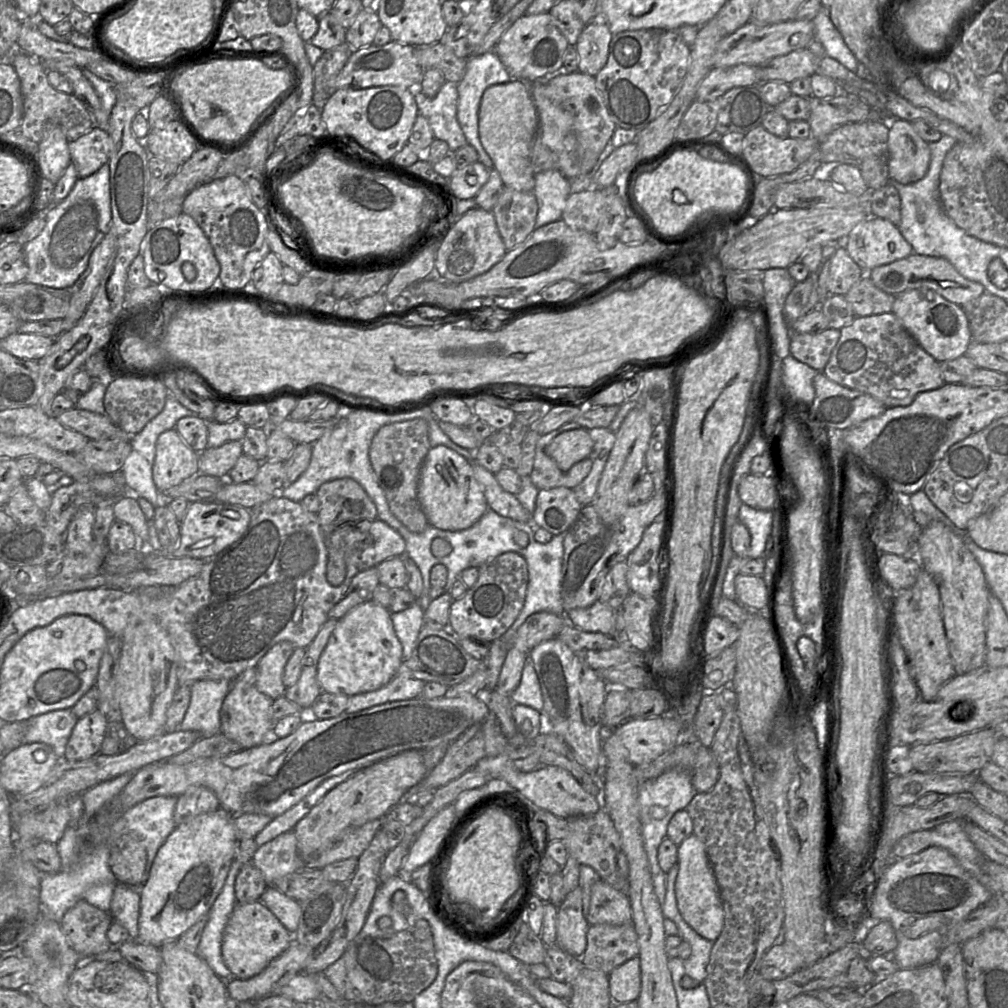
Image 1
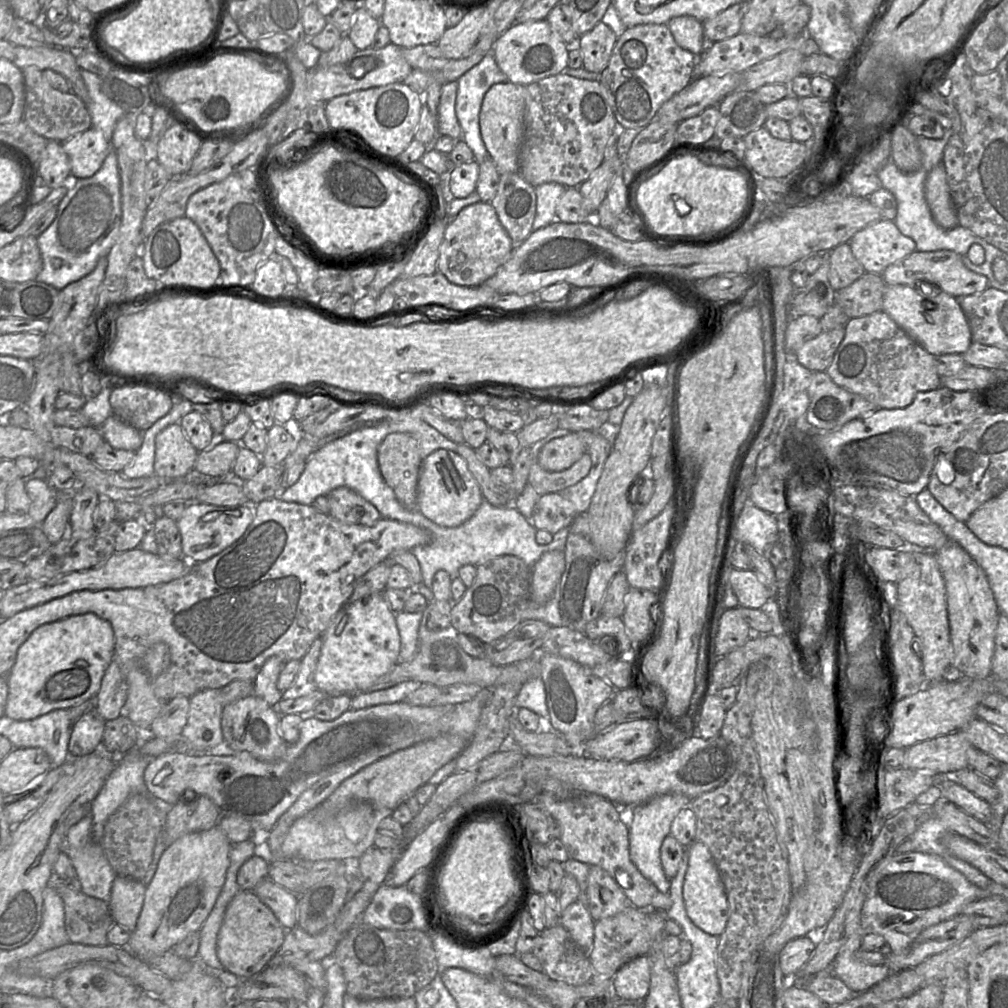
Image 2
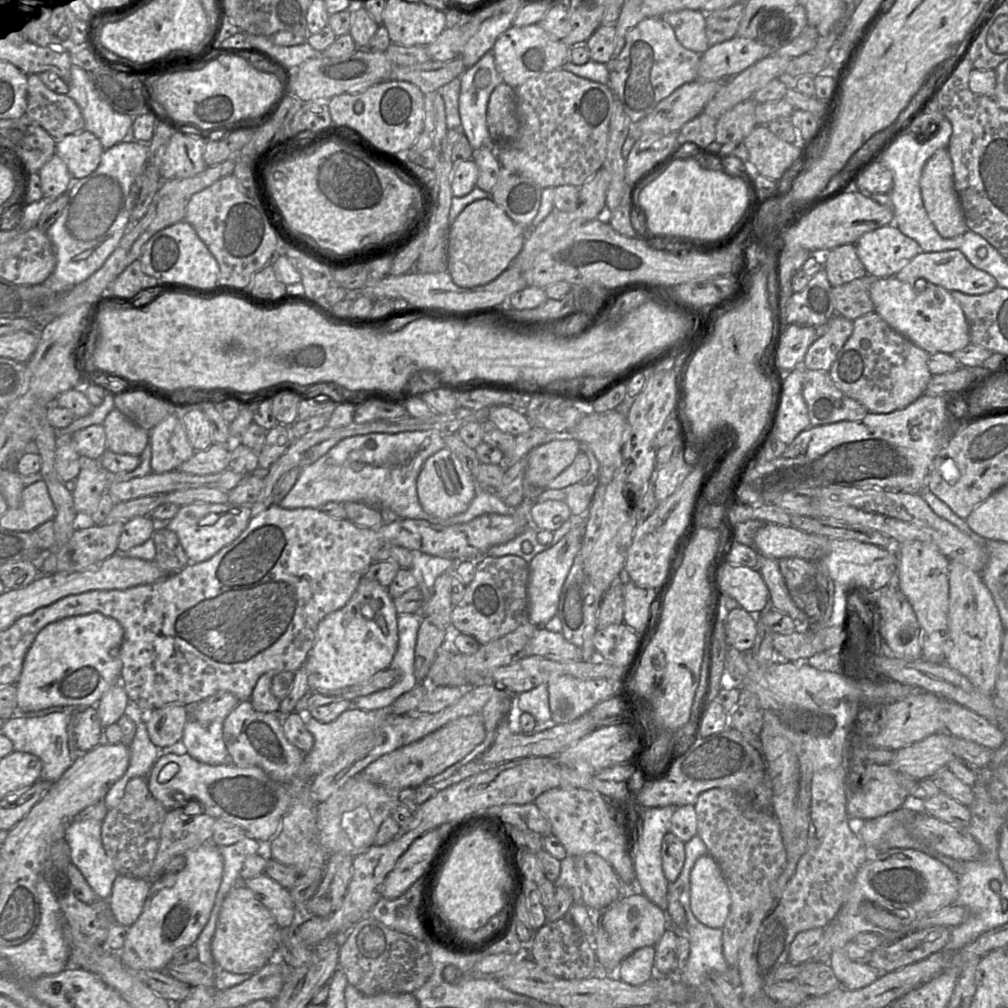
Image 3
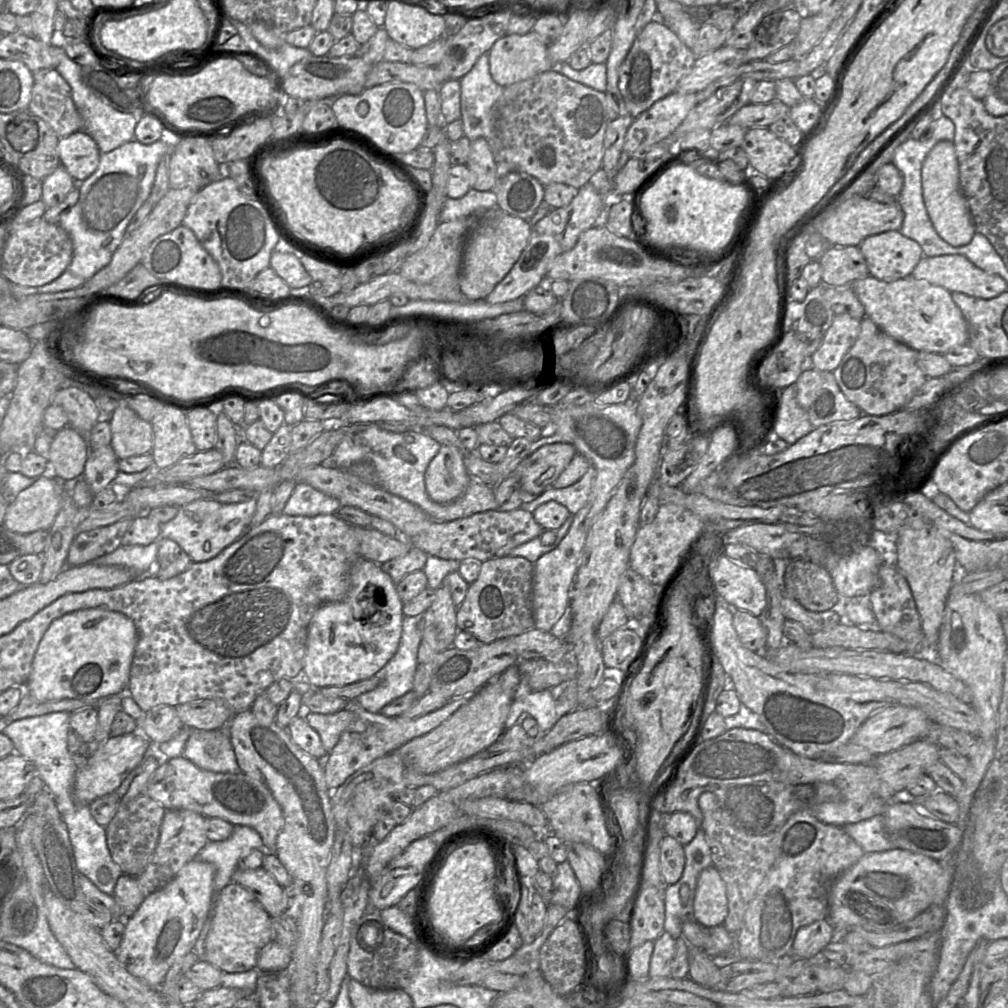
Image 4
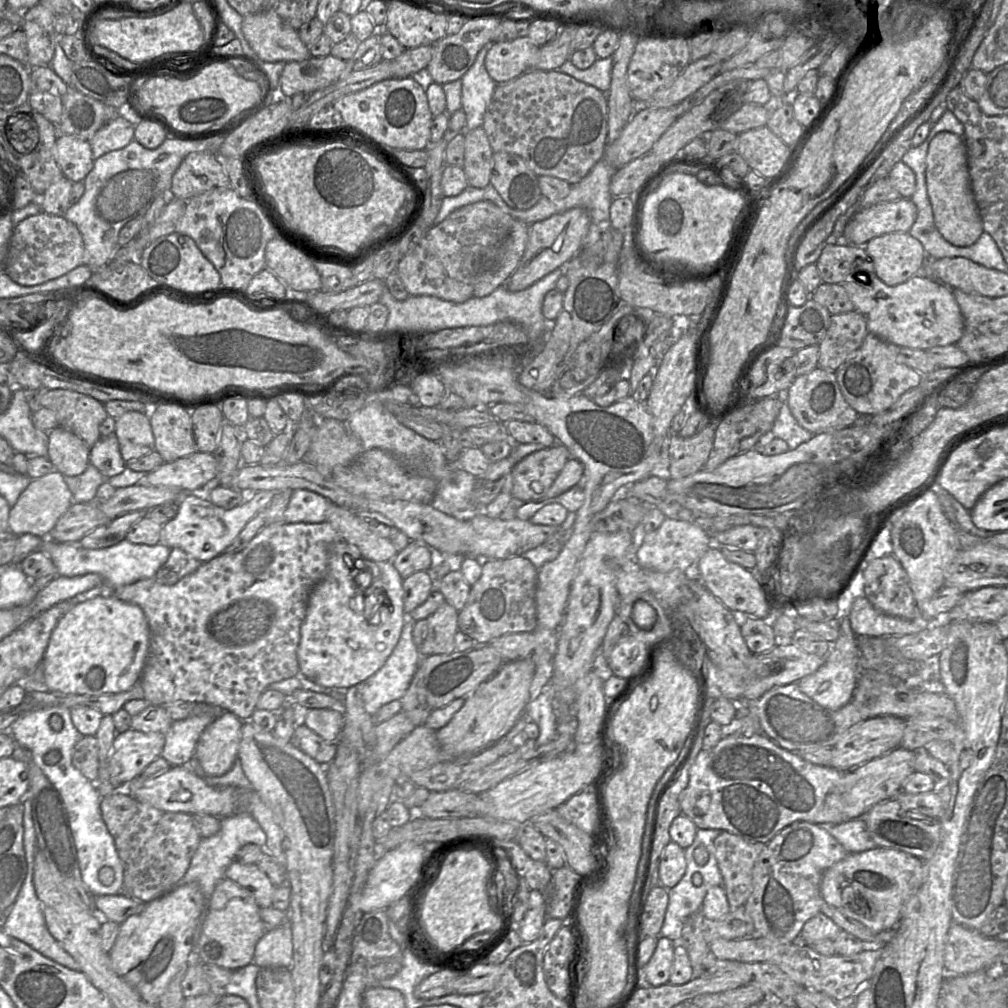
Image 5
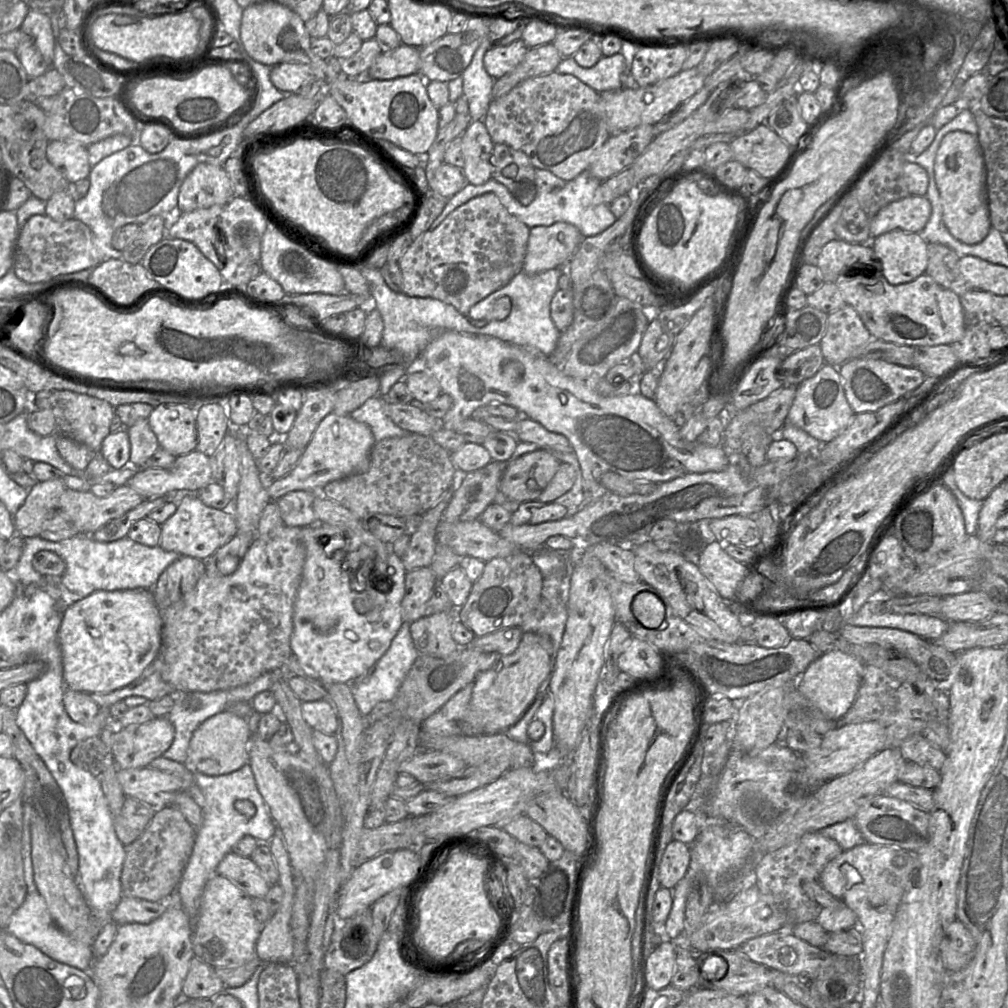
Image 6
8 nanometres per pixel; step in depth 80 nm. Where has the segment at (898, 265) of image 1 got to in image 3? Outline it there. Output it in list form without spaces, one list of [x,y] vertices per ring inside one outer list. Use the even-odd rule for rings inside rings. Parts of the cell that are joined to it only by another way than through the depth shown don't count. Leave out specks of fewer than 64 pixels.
[[[954,249],[940,252],[921,252],[911,259],[895,277],[912,286],[916,279],[923,278],[948,291],[960,291],[968,295],[985,294],[998,287],[997,281],[992,275],[975,268],[961,251]]]

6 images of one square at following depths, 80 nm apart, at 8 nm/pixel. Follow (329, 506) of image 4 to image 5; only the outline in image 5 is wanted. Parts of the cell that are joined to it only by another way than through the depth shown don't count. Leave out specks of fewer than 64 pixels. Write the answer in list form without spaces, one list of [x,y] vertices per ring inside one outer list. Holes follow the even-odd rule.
[[[304,489],[293,490],[284,512],[284,522],[312,524],[324,522],[330,503],[315,492]]]

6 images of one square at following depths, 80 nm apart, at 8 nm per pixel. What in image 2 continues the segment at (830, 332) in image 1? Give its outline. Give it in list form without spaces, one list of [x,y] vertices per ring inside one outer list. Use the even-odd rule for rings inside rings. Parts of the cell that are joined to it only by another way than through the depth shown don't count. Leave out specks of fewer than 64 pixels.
[[[844,326],[823,331],[796,351],[797,361],[812,372],[826,372],[844,336]]]

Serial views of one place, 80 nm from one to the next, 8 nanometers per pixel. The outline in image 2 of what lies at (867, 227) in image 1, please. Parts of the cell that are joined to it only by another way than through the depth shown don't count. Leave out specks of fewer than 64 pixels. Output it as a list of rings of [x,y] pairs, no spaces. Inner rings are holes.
[[[889,220],[871,223],[848,243],[865,272],[880,275],[888,266],[916,251],[915,241],[903,235]]]

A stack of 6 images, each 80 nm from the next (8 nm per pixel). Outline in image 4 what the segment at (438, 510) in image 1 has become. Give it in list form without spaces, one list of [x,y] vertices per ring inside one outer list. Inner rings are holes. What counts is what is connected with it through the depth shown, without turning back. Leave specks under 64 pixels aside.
[[[441,445],[425,471],[426,492],[432,501],[447,503],[464,493],[470,478],[459,449],[452,445]]]

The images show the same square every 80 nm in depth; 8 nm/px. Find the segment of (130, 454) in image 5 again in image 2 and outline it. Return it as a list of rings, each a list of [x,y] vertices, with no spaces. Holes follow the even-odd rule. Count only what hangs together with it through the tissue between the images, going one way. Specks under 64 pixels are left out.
[[[110,415],[99,428],[104,440],[115,449],[137,451],[143,442],[143,432]]]

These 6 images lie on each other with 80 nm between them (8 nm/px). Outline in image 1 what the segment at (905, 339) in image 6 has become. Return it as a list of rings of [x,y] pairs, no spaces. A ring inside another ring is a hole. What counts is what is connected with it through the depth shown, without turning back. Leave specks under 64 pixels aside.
[[[917,288],[901,292],[896,295],[892,313],[937,362],[964,355],[972,341],[970,325],[962,306],[945,299],[934,290]]]

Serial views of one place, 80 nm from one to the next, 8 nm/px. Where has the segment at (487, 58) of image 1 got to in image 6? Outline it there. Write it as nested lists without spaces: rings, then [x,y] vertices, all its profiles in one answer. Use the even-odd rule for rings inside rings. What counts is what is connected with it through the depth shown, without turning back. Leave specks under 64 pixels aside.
[[[489,35],[485,36],[475,51],[471,63],[462,74],[463,95],[468,102],[472,121],[483,120],[492,101],[494,79],[484,68],[484,55],[490,49]]]

